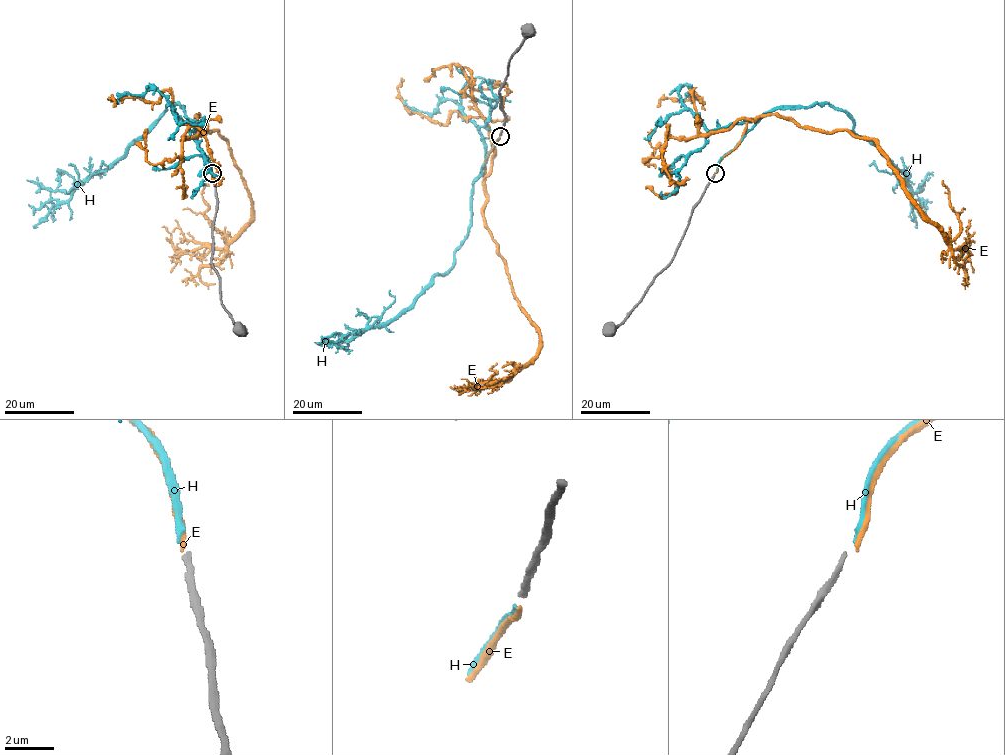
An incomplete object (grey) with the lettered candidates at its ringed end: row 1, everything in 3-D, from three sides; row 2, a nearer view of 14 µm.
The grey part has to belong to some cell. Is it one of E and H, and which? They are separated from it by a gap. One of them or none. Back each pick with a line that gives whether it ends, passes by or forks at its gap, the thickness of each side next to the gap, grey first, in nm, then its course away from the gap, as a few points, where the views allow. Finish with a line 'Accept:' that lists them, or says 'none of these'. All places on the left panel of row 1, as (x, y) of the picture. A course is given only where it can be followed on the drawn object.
H: it ends | 200/200 nm | via (210, 172), (194, 126), (183, 107), (170, 103), (120, 158), (88, 176), (67, 200), (42, 203), (55, 219)
Accept: H

